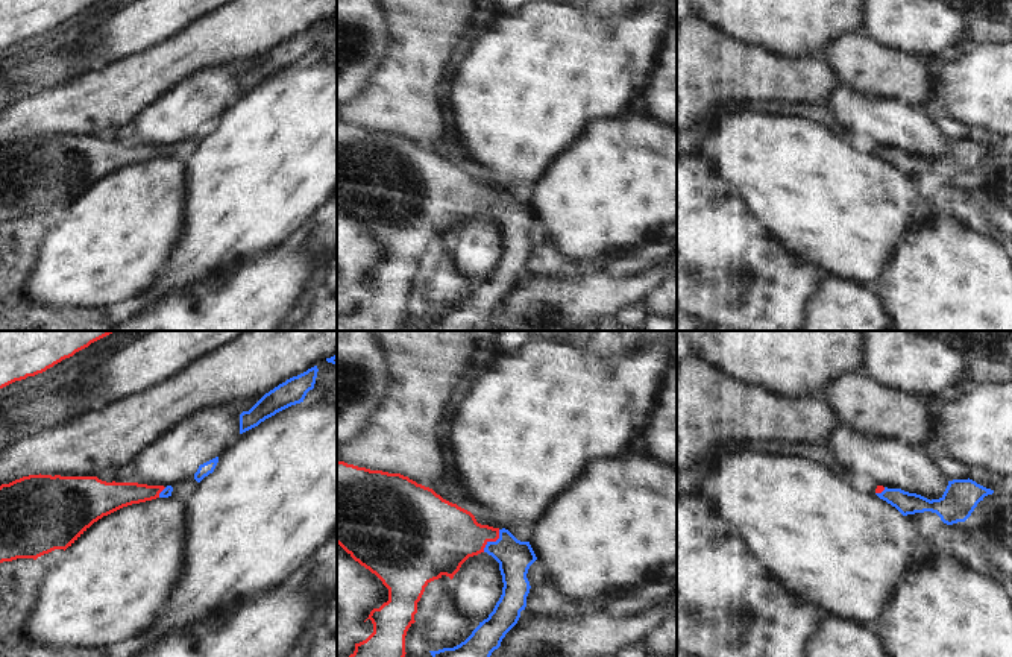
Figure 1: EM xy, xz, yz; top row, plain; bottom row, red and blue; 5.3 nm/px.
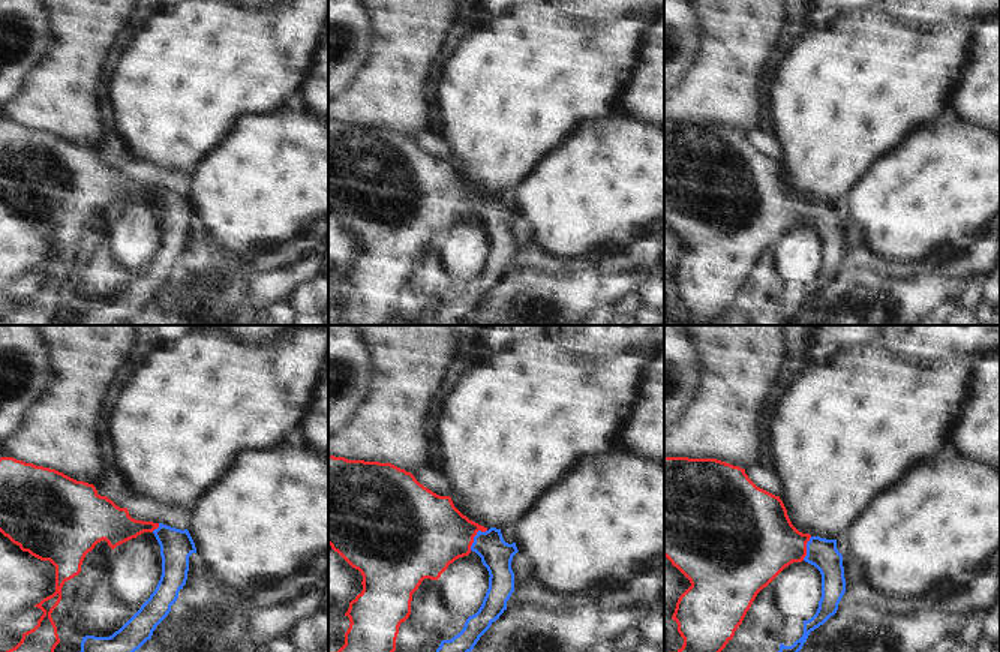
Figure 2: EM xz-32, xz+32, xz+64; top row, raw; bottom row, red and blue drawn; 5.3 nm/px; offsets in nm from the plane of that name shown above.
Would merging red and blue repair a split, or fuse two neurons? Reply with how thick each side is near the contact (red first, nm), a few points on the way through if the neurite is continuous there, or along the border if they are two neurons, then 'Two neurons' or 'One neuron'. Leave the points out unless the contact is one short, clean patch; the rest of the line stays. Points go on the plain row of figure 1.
Thickness 340 nm (red) against 190 nm. Path across: xz (445, 196), (492, 201), (501, 204), (515, 217). One neuron

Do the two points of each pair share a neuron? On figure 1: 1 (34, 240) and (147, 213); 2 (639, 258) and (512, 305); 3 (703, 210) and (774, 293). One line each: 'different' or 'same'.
1: different
2: different
3: same

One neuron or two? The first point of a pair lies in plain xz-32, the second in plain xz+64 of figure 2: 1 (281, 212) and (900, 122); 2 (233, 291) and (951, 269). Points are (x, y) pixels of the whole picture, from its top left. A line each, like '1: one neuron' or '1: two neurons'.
1: two neurons
2: two neurons

